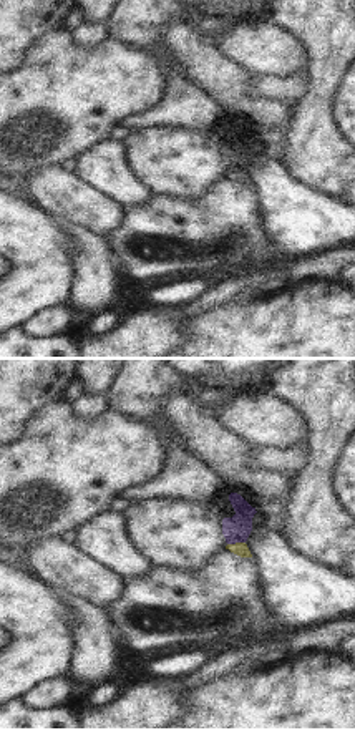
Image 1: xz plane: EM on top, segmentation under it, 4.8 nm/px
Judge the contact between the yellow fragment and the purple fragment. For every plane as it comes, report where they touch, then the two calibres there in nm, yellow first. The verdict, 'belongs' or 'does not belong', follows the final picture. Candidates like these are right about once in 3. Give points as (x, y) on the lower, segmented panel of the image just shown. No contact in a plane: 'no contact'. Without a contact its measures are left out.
contact (236, 543); calibres 70 and 130 nm

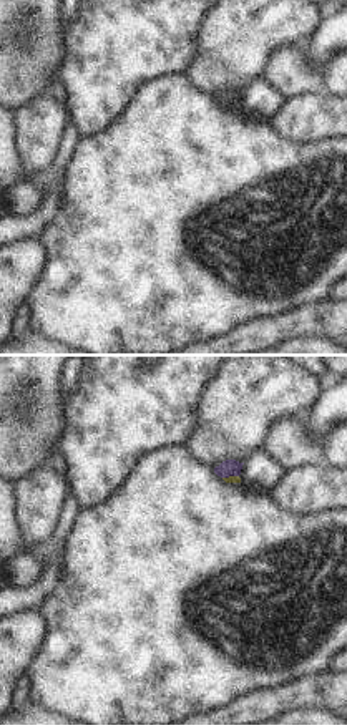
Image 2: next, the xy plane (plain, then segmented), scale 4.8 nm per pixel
contact (229, 476); calibres 30 and 80 nm

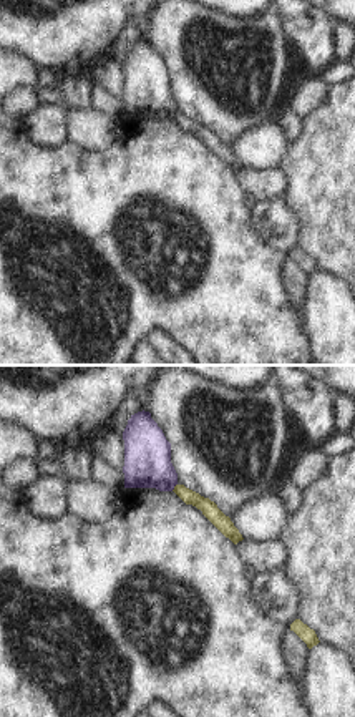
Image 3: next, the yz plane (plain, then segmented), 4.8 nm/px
contact (175, 487); calibres 80 and 220 nm

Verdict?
does not belong

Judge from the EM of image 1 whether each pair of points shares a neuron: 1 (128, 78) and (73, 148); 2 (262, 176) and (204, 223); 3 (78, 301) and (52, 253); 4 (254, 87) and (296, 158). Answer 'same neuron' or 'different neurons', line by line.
1: same neuron
2: different neurons
3: different neurons
4: different neurons

